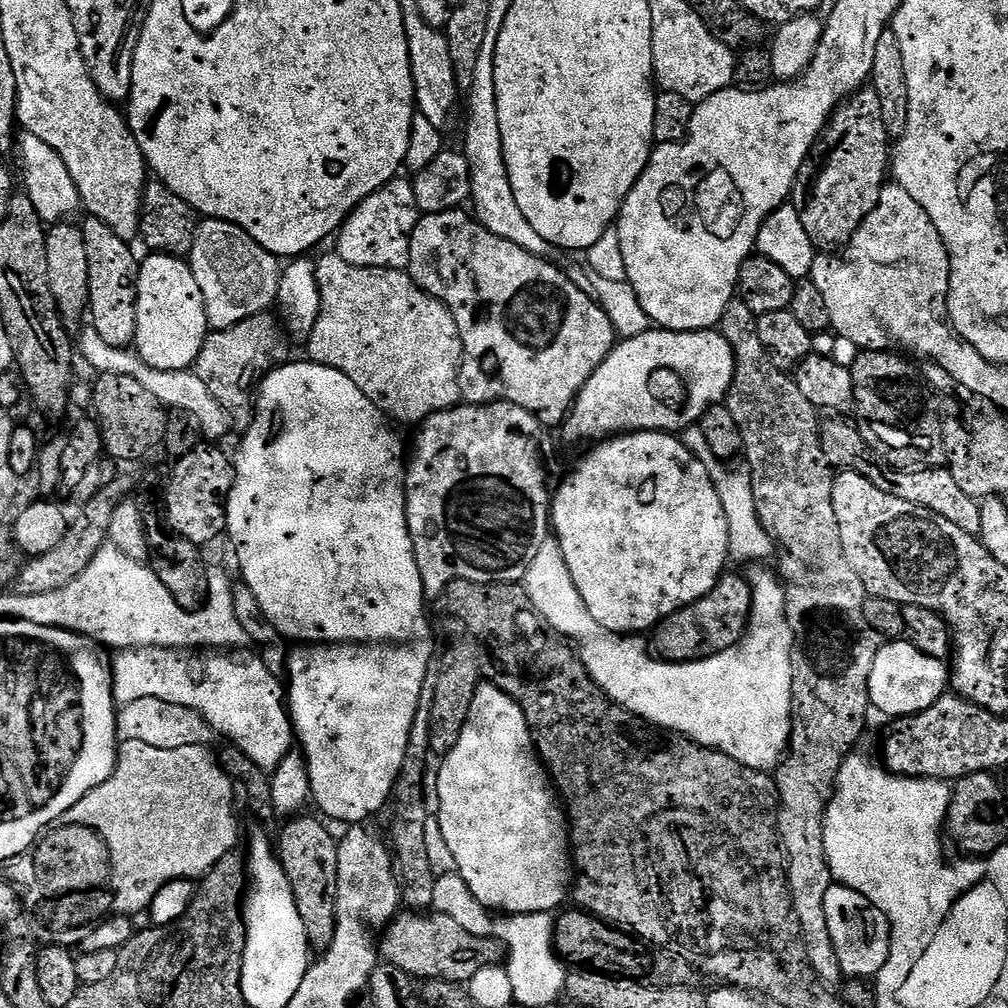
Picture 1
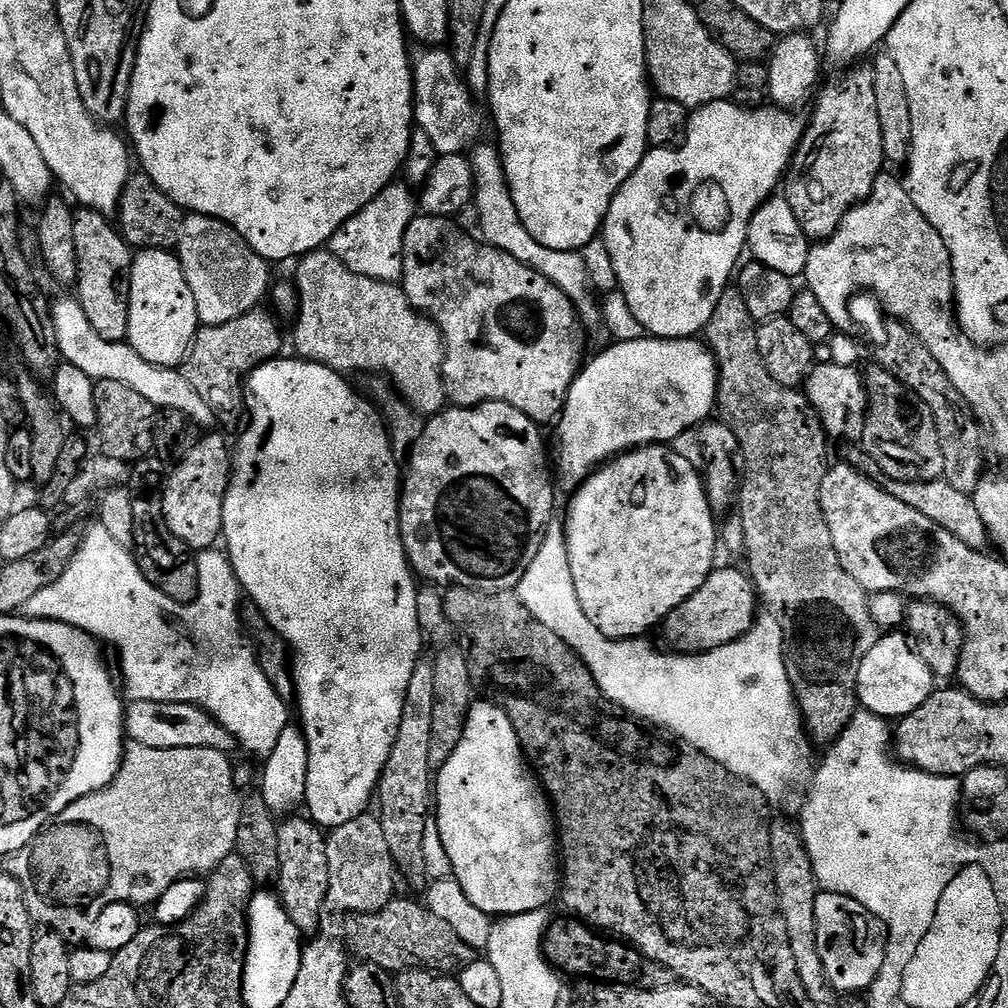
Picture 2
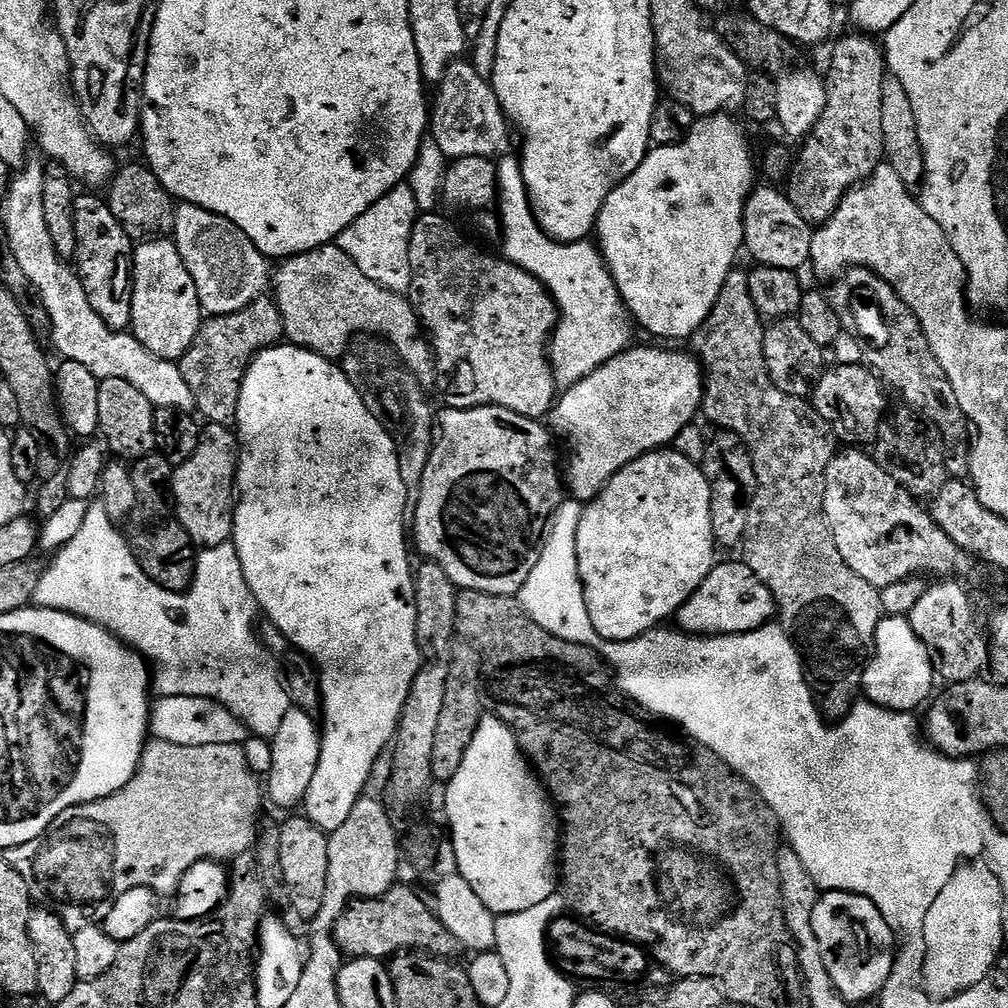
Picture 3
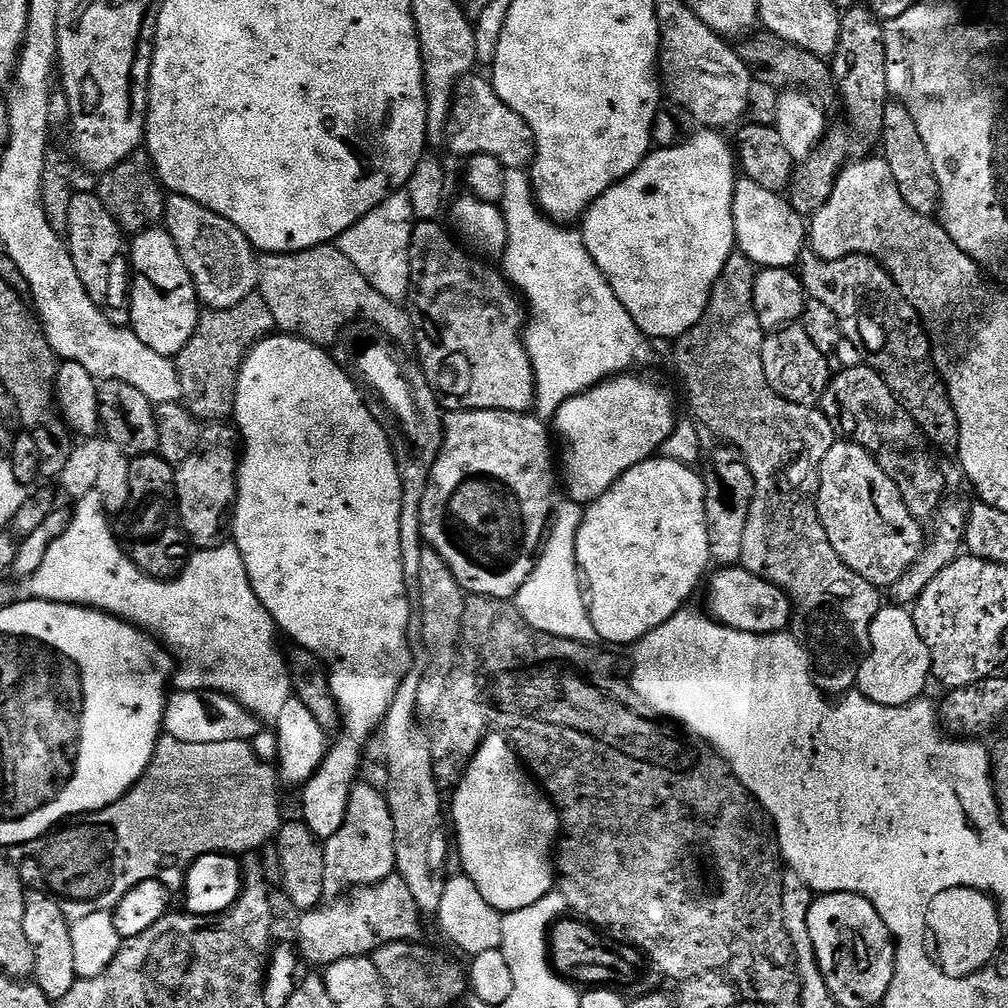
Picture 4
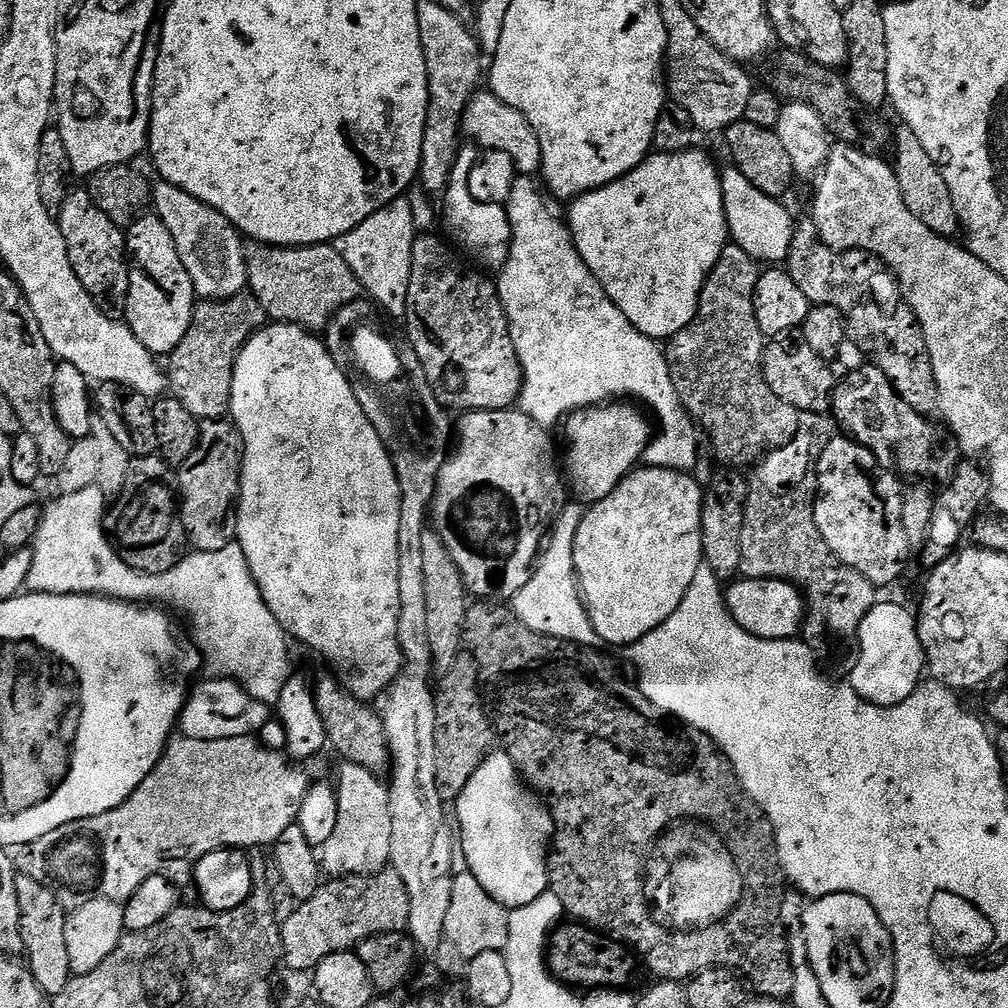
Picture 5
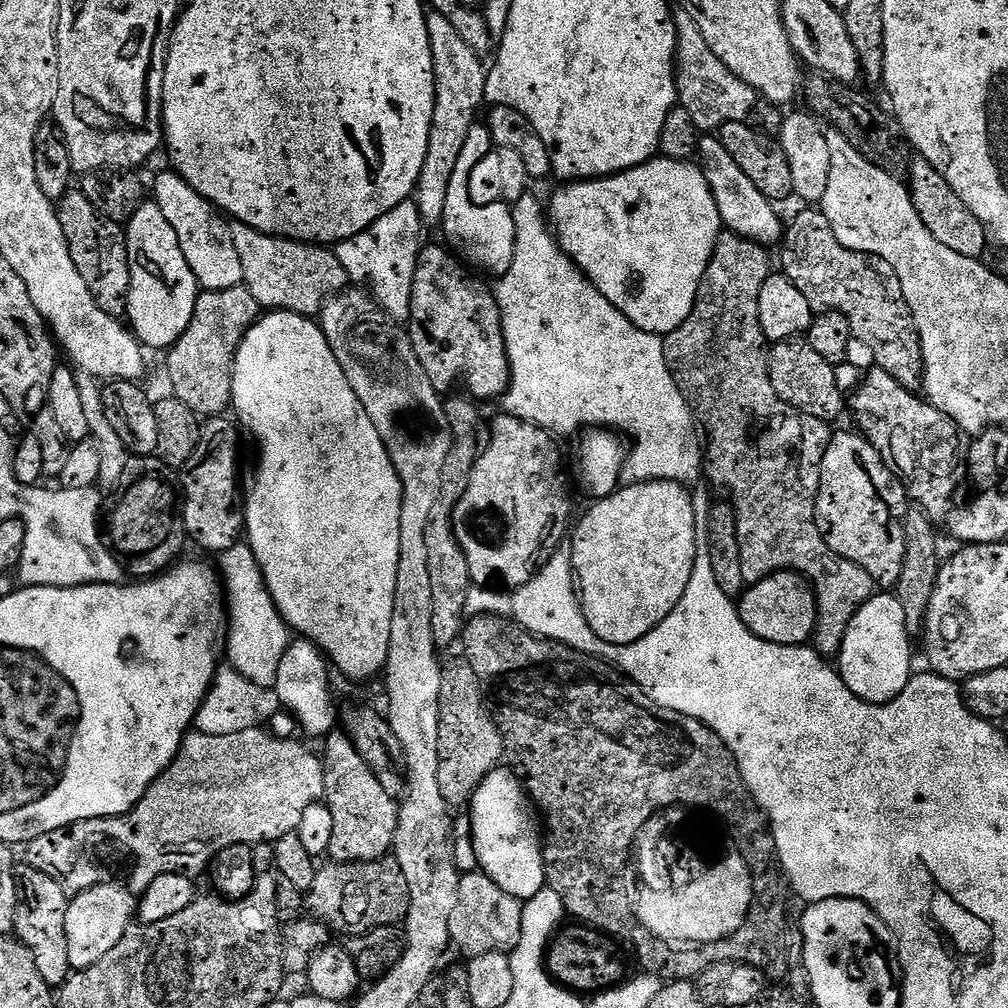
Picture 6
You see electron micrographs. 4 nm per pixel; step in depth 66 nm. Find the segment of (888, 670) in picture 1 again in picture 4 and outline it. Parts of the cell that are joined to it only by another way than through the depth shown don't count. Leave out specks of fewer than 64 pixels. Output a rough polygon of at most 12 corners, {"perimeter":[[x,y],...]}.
{"perimeter":[[904,606],[870,626],[858,691],[882,706],[925,695],[932,663]]}

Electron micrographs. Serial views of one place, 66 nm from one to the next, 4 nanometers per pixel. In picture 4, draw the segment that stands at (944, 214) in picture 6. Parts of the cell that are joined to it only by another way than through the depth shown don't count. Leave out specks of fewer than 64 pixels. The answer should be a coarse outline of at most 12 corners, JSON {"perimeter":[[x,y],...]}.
{"perimeter":[[899,102],[884,108],[882,159],[910,210],[937,211],[934,162]]}

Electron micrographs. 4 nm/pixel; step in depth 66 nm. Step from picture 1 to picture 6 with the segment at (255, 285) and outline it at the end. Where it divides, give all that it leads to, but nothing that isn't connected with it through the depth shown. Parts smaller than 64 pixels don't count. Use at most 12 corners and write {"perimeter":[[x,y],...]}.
{"perimeter":[[175,170],[154,202],[203,291],[243,285],[229,221]]}

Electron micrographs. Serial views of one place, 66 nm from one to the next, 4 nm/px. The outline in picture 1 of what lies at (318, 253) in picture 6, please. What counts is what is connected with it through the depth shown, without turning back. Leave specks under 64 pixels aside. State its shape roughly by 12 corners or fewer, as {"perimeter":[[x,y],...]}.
{"perimeter":[[317,259],[307,359],[385,417],[461,399],[460,335],[398,268]]}

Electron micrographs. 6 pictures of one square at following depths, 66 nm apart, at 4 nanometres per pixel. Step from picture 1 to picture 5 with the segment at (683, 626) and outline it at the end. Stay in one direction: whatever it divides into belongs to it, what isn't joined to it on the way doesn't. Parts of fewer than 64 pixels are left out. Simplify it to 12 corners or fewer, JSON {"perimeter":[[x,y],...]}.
{"perimeter":[[733,579],[734,622],[758,638],[801,635],[804,594],[789,580]]}

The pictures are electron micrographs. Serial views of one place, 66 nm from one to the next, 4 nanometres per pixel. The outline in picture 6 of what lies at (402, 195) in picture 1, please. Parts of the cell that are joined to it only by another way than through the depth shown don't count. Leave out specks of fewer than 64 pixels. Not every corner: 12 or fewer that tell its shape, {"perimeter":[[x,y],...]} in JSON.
{"perimeter":[[415,199],[334,248],[353,285],[410,318],[420,235]]}

